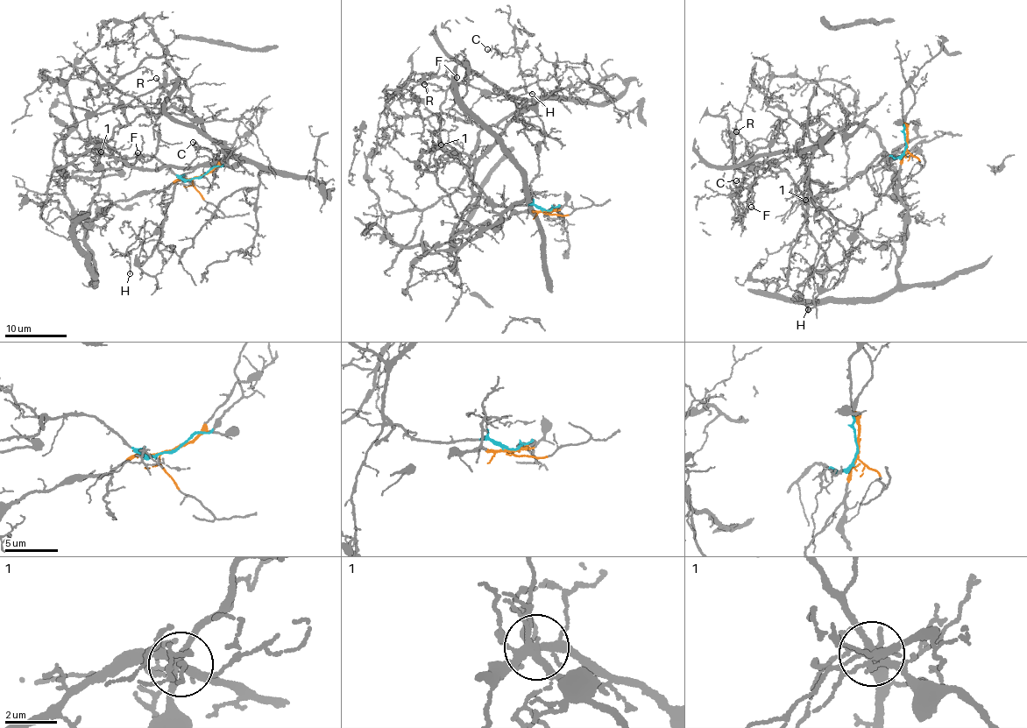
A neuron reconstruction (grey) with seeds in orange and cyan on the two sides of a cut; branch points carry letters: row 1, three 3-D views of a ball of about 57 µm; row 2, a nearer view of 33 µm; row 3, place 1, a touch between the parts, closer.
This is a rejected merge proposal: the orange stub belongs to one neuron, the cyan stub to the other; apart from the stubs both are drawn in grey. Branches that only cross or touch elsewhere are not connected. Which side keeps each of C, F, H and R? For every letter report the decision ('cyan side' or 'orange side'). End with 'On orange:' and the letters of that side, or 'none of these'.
C: cyan side
F: cyan side
H: cyan side
R: orange side
On orange: R

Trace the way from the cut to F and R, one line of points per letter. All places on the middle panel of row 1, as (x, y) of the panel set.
F: (548, 211), (474, 194), (475, 161), (533, 102), (484, 128), (450, 108), (464, 58), (456, 78)
R: (548, 211), (514, 212), (500, 228), (496, 223), (499, 214), (471, 172), (435, 132), (446, 92), (424, 83)

